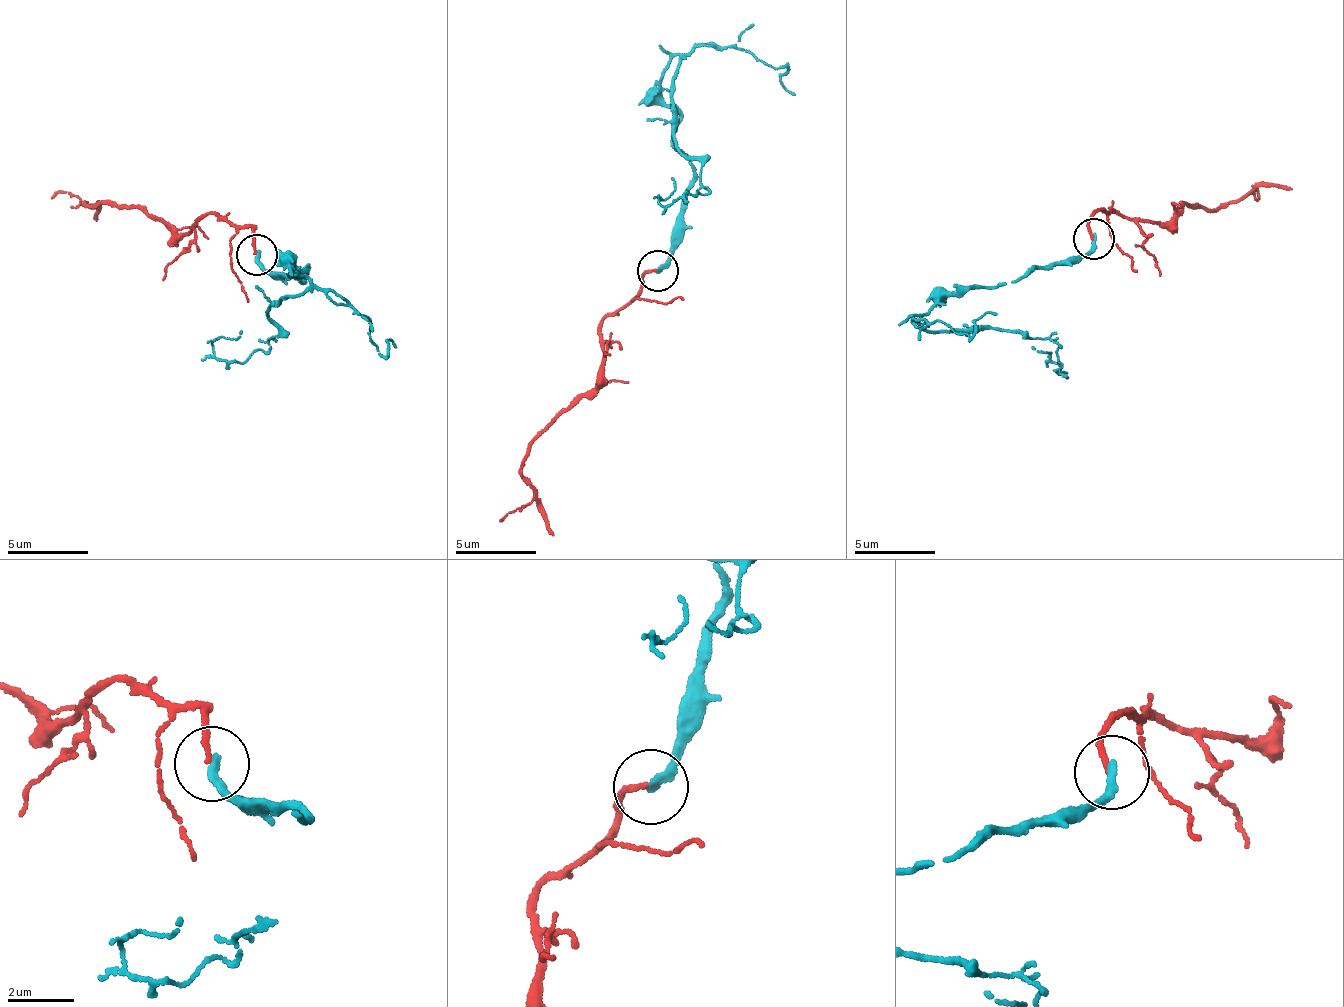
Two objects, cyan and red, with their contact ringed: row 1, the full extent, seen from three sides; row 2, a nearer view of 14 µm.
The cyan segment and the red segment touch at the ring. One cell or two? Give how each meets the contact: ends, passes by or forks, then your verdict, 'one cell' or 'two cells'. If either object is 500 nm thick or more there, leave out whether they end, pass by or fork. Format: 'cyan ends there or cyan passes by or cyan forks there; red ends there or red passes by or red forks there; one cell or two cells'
cyan ends there; red ends there; two cells

